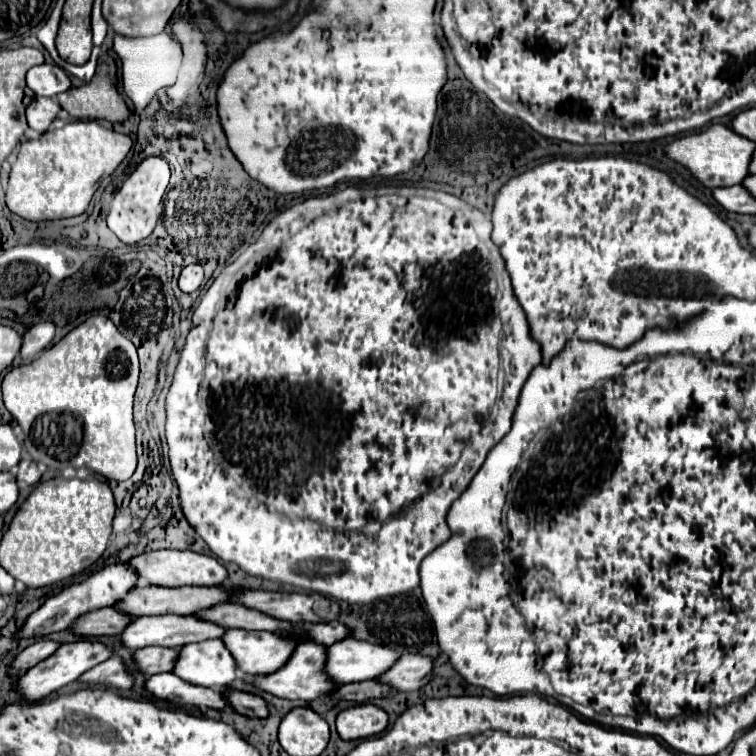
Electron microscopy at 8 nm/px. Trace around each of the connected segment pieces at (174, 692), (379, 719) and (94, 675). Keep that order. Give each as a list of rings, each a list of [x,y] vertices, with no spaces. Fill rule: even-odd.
[[[171,672],[153,674],[145,680],[145,690],[151,692],[155,698],[179,704],[179,706],[209,706],[209,708],[223,708],[225,700],[221,692],[203,688],[203,686],[191,686],[189,682],[183,682],[179,676]]]
[[[369,702],[351,706],[337,714],[337,732],[343,740],[357,740],[379,734],[387,728],[387,724],[387,714]]]
[[[109,658],[79,678],[79,682],[87,686],[107,686],[107,688],[131,688],[133,680],[125,670],[125,664],[121,658]]]

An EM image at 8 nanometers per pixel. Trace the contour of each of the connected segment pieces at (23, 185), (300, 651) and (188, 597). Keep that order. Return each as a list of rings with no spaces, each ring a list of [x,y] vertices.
[[[91,120],[71,122],[59,130],[49,130],[37,140],[21,144],[17,160],[11,164],[7,186],[7,208],[25,220],[59,220],[79,216],[87,210],[99,180],[111,174],[131,148],[131,138],[107,130]]]
[[[299,642],[293,650],[293,654],[289,656],[289,660],[275,672],[265,674],[265,676],[253,676],[251,684],[263,692],[269,692],[273,696],[279,698],[287,698],[287,700],[317,700],[321,696],[325,696],[335,684],[323,674],[323,666],[325,666],[325,646],[315,644],[315,642]]]
[[[135,586],[133,590],[129,590],[125,594],[125,598],[115,602],[113,608],[119,610],[121,614],[129,614],[129,616],[137,618],[137,616],[157,616],[157,614],[159,616],[161,614],[195,614],[197,610],[215,606],[219,602],[227,602],[227,594],[219,586],[211,586],[211,588],[199,588],[199,586],[181,586],[181,588]]]

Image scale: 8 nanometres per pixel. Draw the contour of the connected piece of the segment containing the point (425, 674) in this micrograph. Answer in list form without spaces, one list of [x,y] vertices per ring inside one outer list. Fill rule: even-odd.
[[[403,654],[387,672],[379,676],[377,682],[393,688],[395,692],[411,692],[429,682],[431,668],[431,658],[421,654]]]

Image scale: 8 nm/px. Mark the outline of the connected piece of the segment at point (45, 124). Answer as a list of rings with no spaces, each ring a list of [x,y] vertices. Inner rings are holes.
[[[33,98],[31,104],[27,106],[27,122],[33,130],[37,130],[41,134],[51,126],[51,122],[59,114],[59,110],[61,110],[61,106],[53,98]]]

